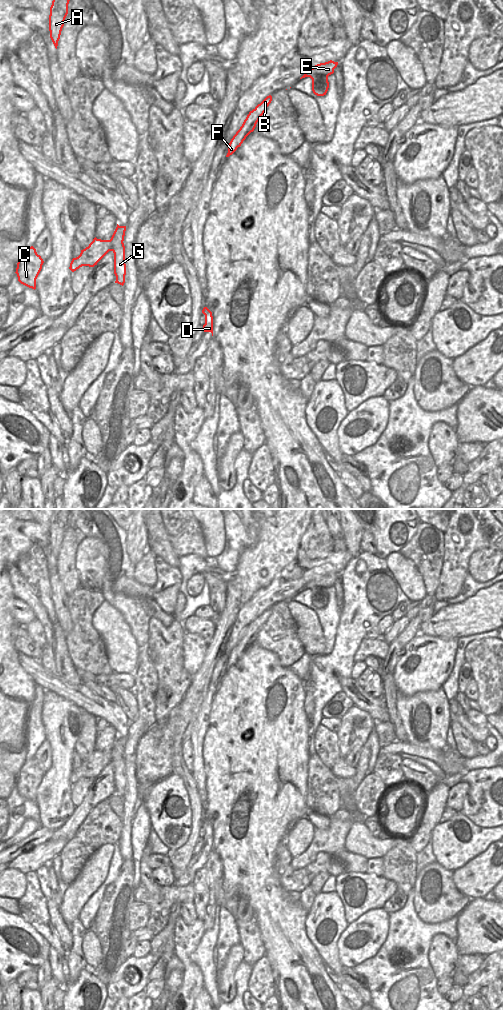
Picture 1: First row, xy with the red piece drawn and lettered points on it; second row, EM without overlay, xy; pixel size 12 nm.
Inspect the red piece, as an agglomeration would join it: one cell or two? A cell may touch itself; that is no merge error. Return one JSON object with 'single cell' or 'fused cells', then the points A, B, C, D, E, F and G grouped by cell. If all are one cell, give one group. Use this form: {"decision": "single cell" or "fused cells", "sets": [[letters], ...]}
{"decision": "fused cells", "sets": [["A", "G"], ["B", "C", "D", "E", "F"]]}

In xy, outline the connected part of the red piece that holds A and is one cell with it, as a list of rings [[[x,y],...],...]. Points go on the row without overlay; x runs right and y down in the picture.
[[[53,509],[49,527],[50,550],[57,561],[65,530],[68,526],[69,509]]]

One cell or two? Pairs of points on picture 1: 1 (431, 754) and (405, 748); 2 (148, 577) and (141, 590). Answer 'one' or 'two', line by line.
1: one
2: two

